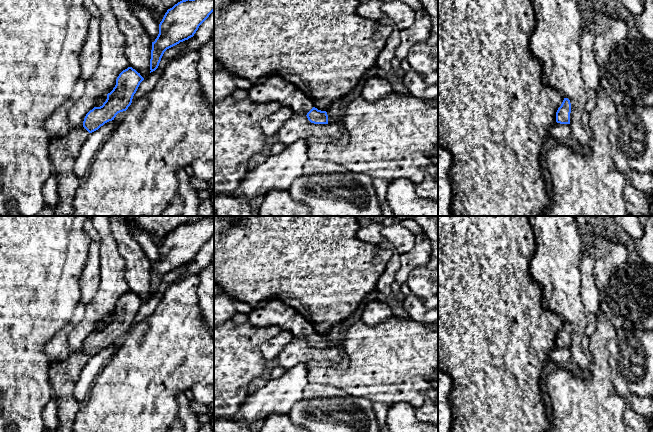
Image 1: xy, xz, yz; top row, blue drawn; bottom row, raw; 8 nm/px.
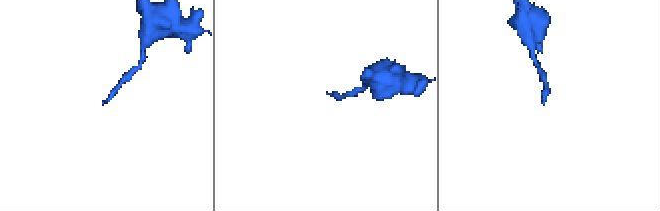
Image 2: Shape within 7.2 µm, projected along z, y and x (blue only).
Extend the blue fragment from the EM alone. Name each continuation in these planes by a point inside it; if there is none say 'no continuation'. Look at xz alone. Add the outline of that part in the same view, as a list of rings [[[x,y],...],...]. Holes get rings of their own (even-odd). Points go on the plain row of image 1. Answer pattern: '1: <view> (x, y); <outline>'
1: xz (274, 312); [[[279,300],[263,302],[259,307],[254,308],[248,315],[248,322],[256,326],[278,326],[282,331],[289,331],[294,338],[307,339],[314,331],[314,327],[293,307]]]

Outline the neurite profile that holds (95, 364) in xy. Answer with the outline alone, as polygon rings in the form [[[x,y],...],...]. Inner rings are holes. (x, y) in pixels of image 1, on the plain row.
[[[112,344],[89,358],[73,390],[73,395],[80,404],[88,398],[95,380],[117,349],[118,347]]]

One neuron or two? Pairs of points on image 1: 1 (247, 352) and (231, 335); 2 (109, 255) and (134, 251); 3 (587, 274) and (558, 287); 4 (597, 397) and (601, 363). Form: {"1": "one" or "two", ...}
{"1": "one", "2": "two", "3": "two", "4": "one"}

